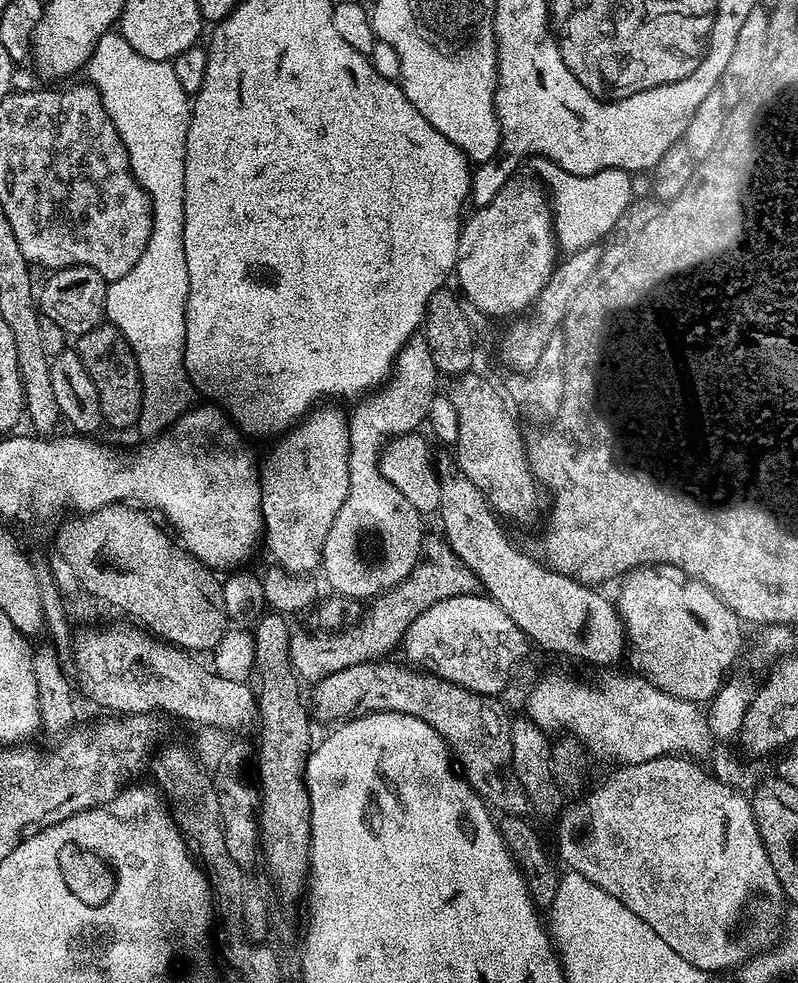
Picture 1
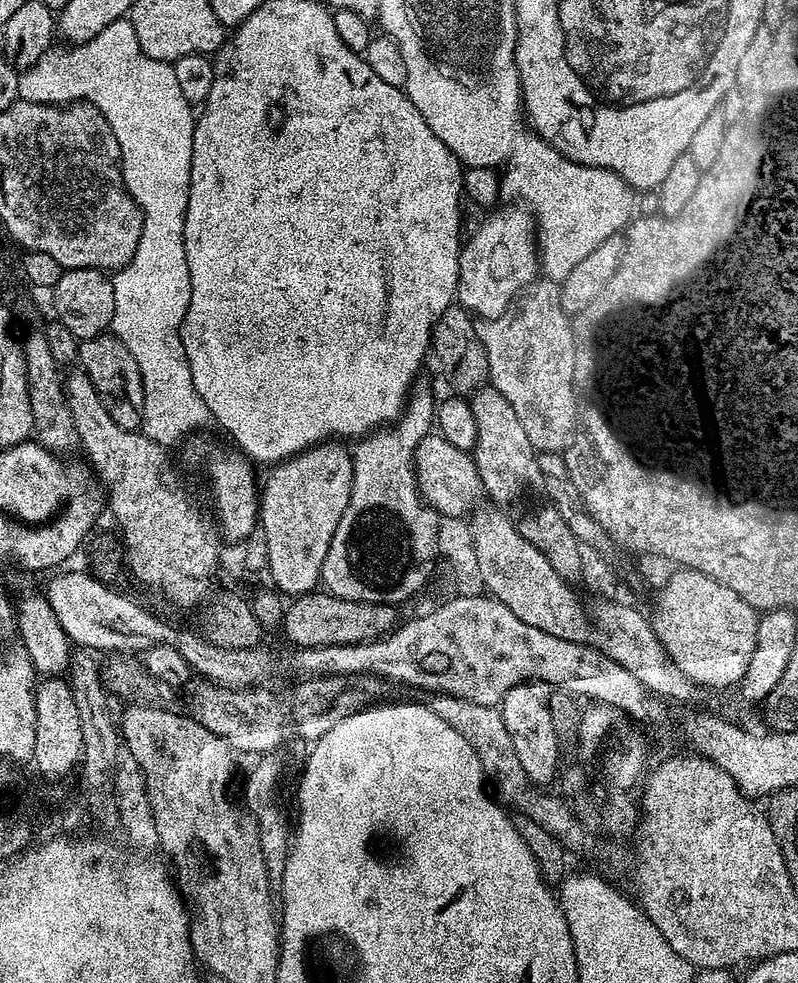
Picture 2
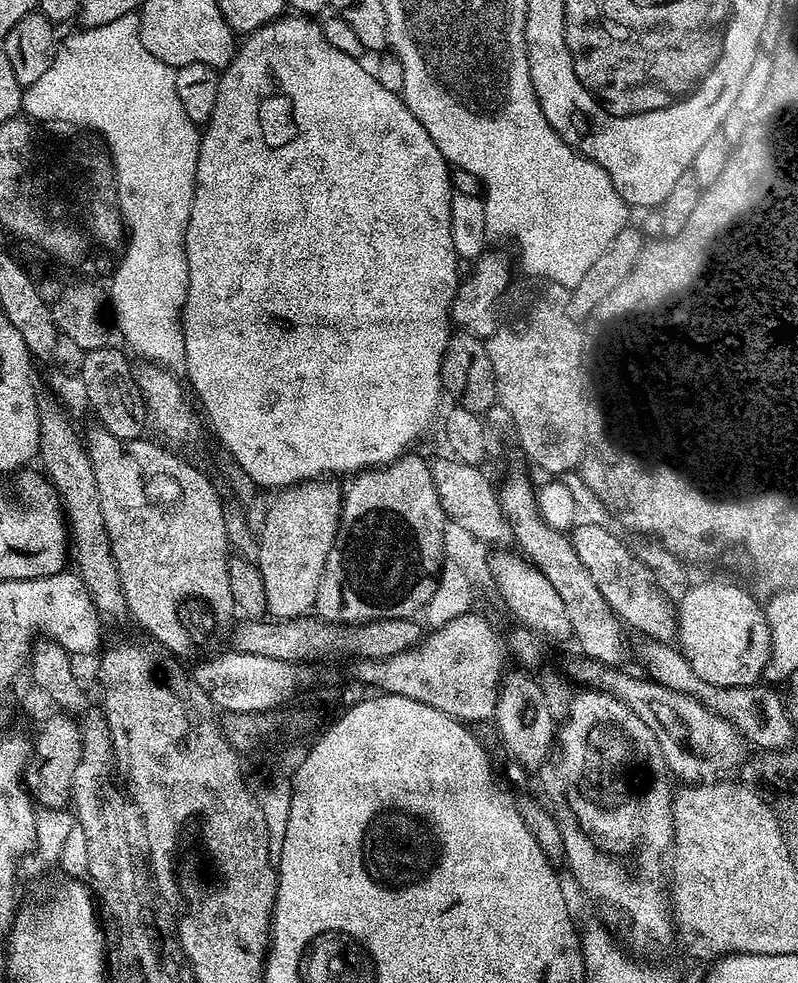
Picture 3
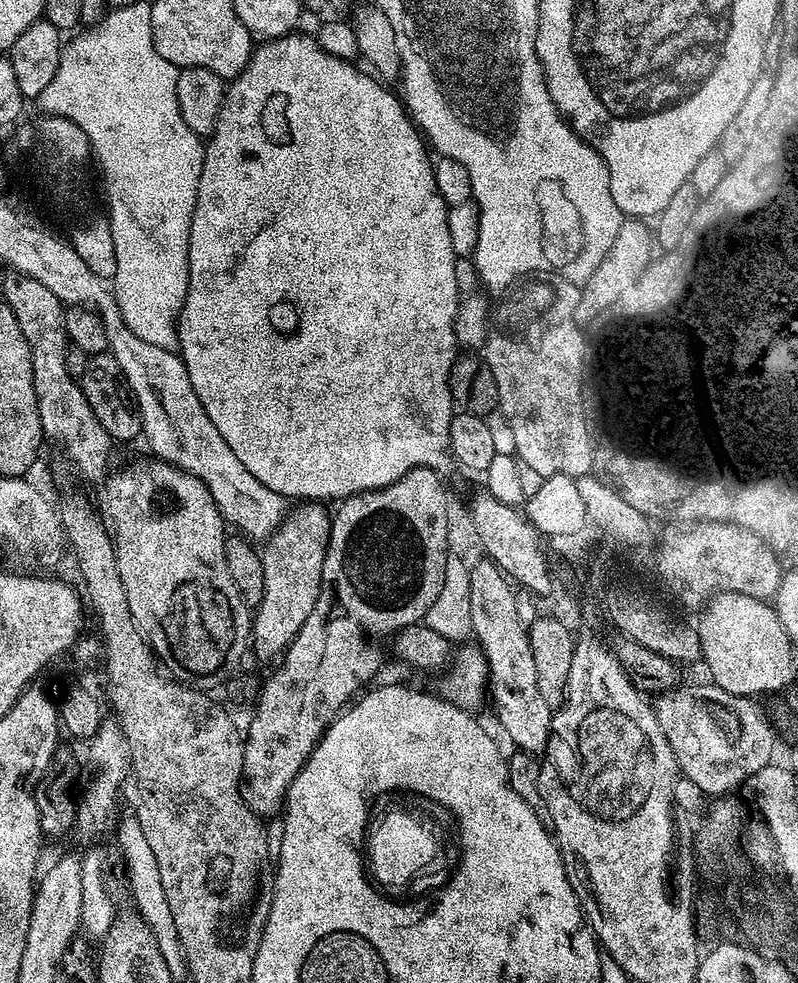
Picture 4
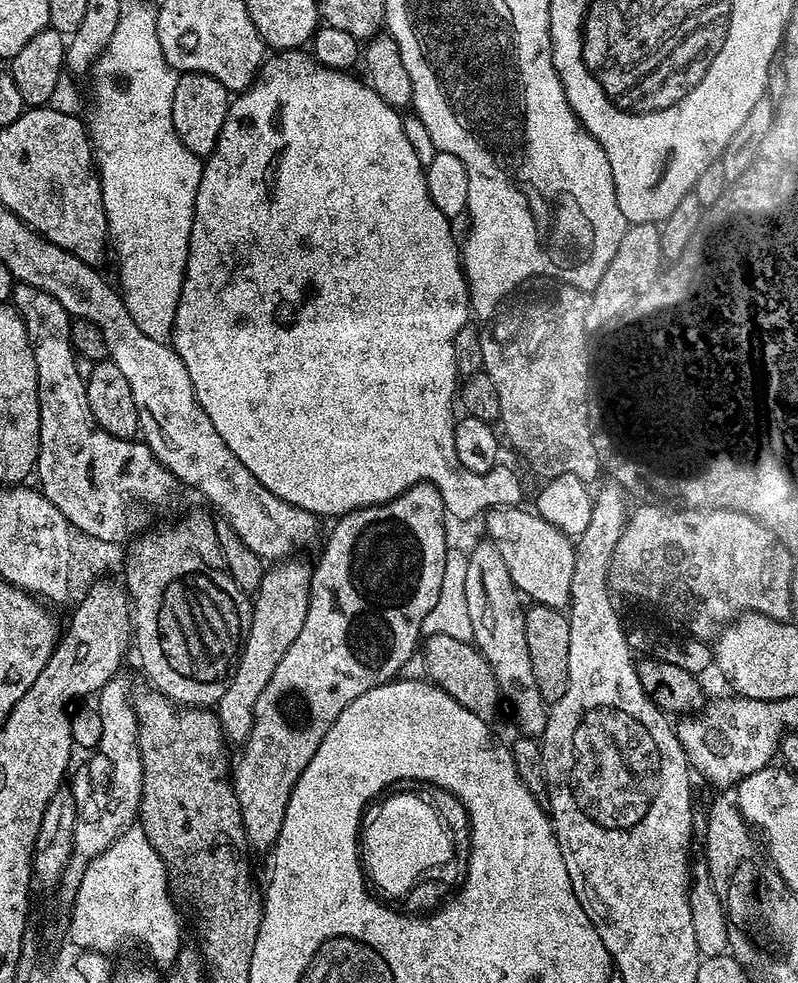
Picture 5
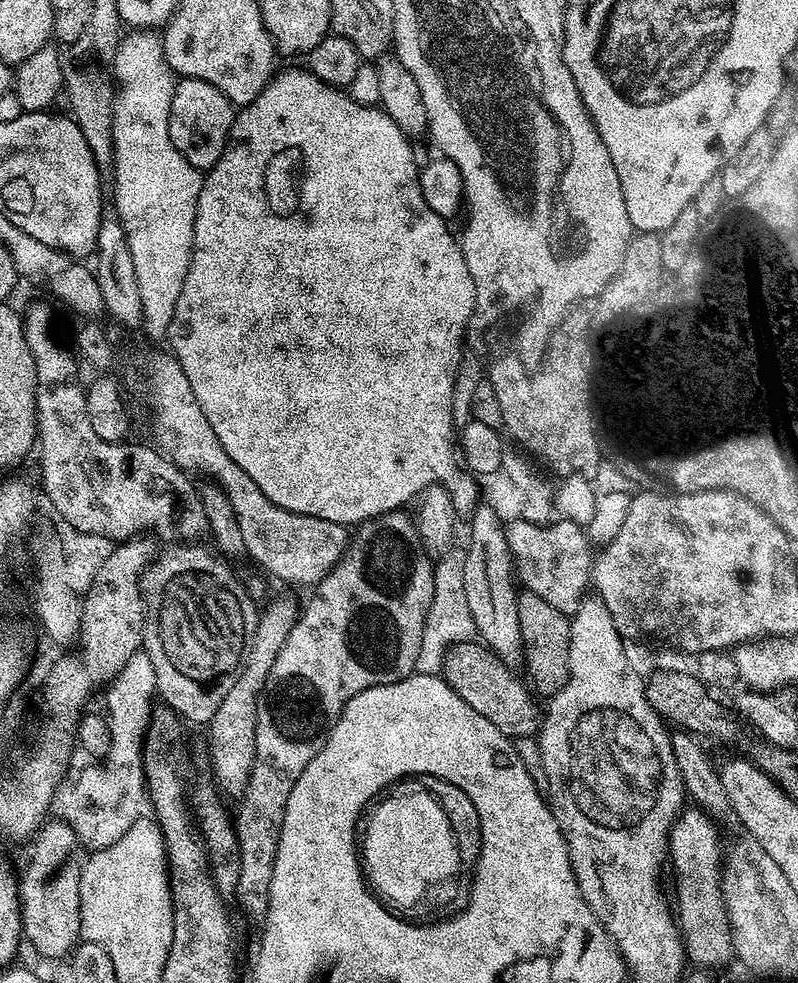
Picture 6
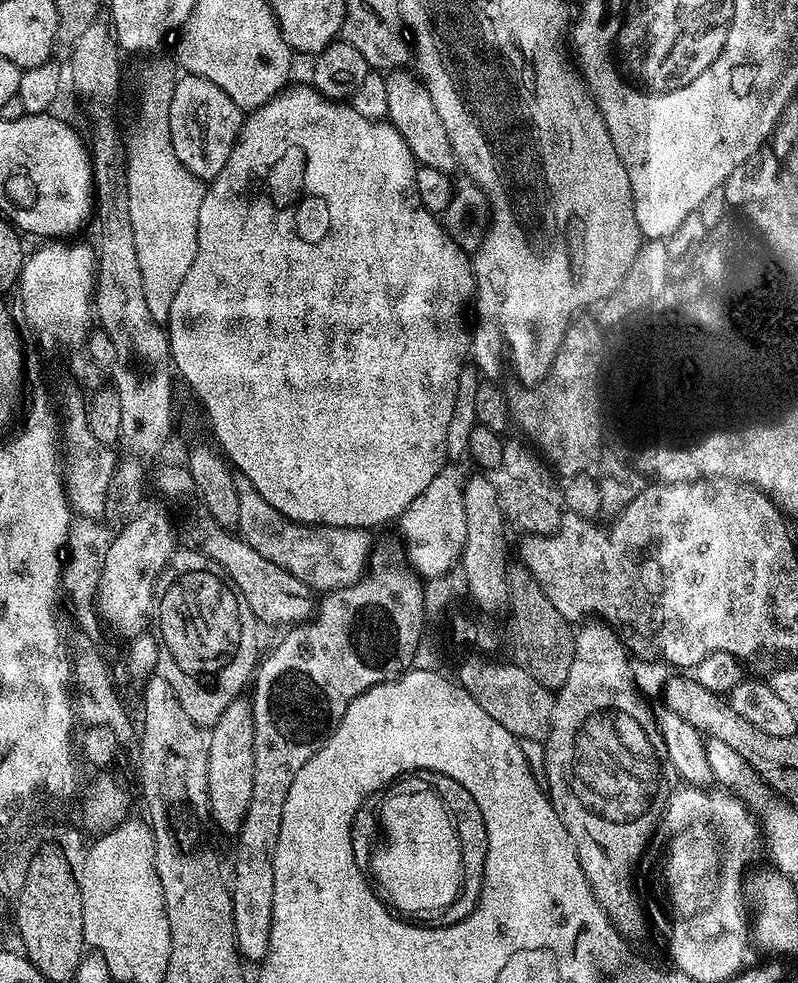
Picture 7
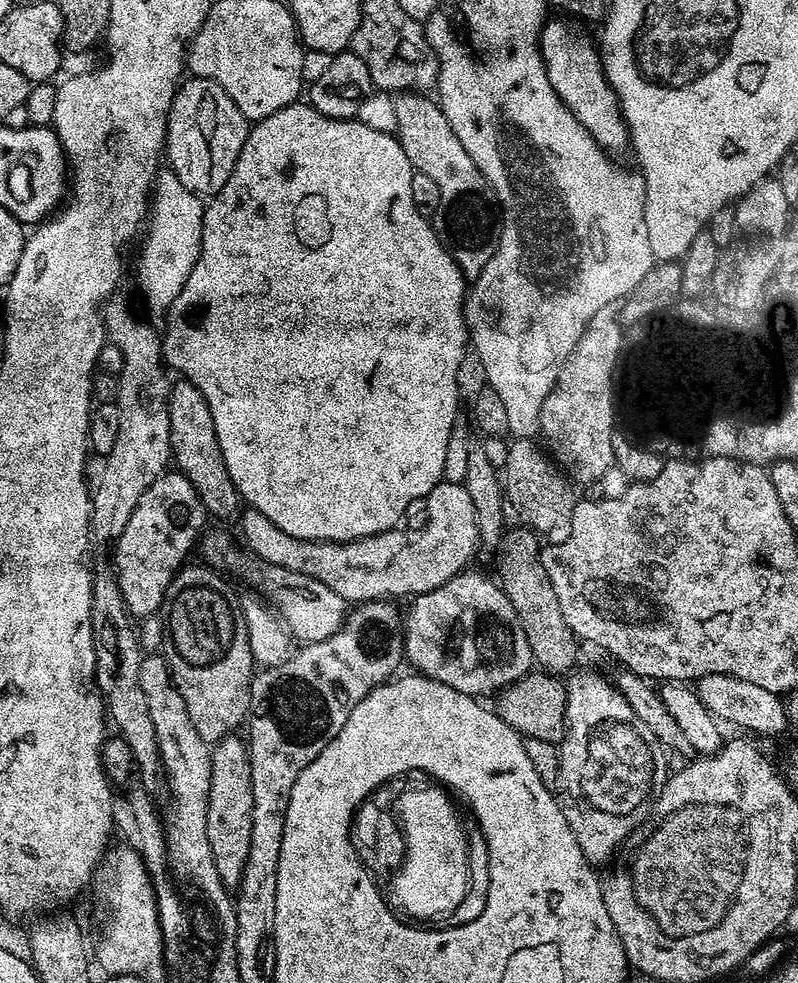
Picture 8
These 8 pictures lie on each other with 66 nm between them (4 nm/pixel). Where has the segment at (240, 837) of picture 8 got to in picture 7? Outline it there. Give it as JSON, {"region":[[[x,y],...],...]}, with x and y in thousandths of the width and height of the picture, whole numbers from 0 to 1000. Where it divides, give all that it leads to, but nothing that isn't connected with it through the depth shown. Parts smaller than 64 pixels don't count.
{"region":[[[298,710],[278,722],[278,730],[267,737],[261,751],[261,822],[271,842],[294,851],[313,820],[313,807],[318,804],[318,730],[316,713]]]}

